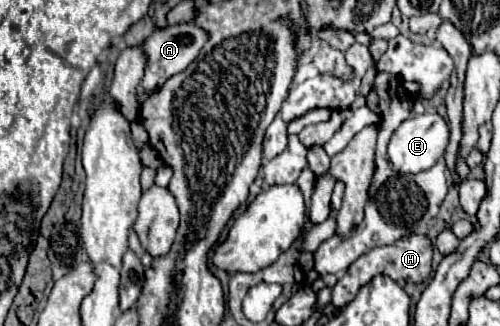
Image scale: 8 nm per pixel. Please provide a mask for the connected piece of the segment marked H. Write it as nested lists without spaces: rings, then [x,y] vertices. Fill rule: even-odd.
[[[407,235],[399,241],[395,241],[393,245],[383,245],[383,247],[375,247],[371,251],[367,251],[365,255],[361,255],[353,265],[348,268],[345,275],[337,281],[332,290],[331,303],[337,308],[342,309],[353,301],[353,297],[357,295],[357,289],[365,283],[369,283],[377,273],[385,273],[389,277],[393,277],[399,283],[419,283],[423,279],[427,279],[431,275],[431,241],[425,235]]]

